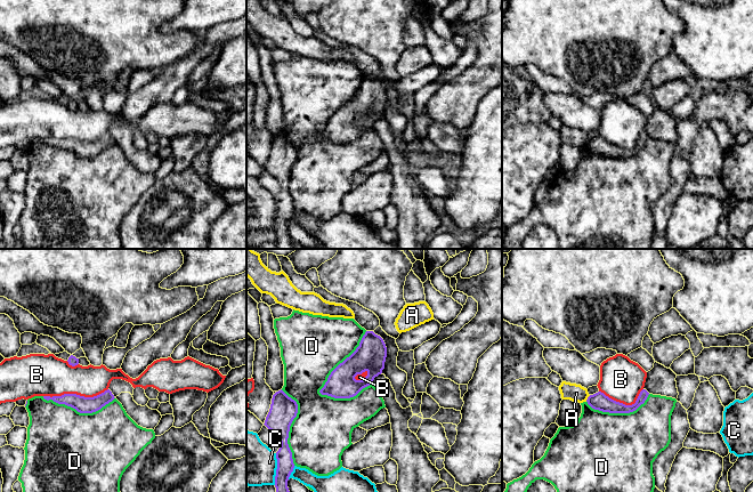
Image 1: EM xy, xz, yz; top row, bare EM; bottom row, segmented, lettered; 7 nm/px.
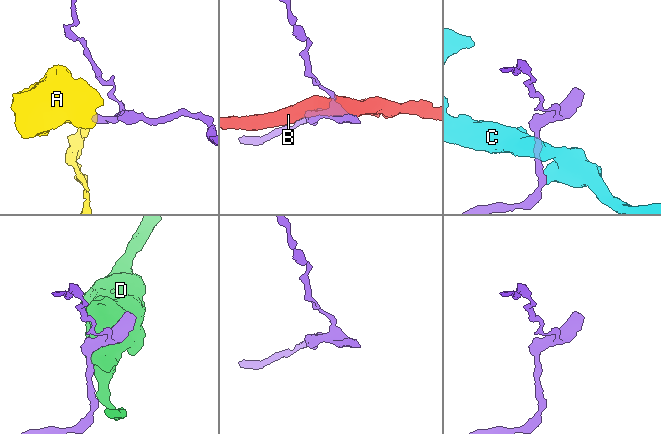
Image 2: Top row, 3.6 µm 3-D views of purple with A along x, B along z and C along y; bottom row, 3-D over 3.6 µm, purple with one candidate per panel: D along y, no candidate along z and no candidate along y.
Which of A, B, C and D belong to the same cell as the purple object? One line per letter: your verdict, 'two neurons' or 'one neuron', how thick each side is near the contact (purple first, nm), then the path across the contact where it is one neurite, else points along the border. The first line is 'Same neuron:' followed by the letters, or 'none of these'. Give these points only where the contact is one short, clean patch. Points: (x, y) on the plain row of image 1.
Same neuron: none of these
A: two neurons; 120 nm thick on the purple side, 120 nm on the other; border along yz (590, 139), (585, 145)
B: two neurons; 120 nm thick on the purple side, 280 nm on the other
C: two neurons; 120 nm thick on the purple side, 340 nm on the other; border along xz (276, 198), (274, 228)
D: two neurons; 220 nm thick on the purple side, 440 nm on the other

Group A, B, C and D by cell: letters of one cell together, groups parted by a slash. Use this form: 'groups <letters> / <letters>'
groups A / B / C / D

